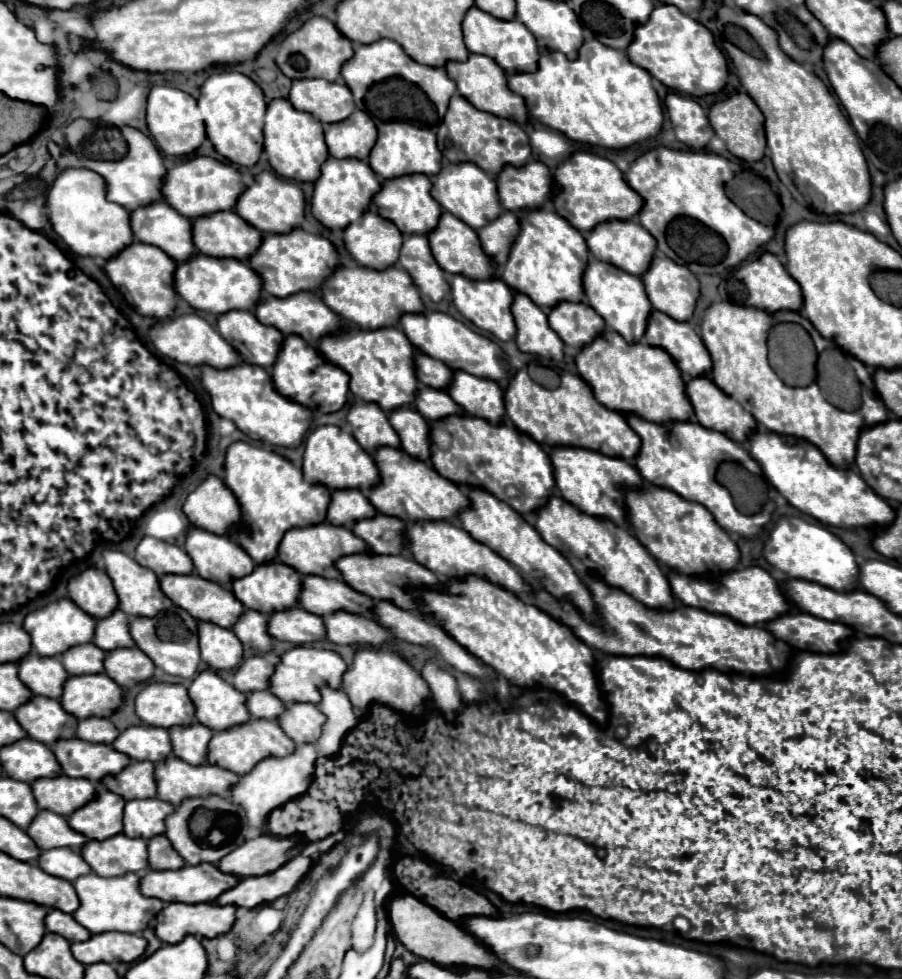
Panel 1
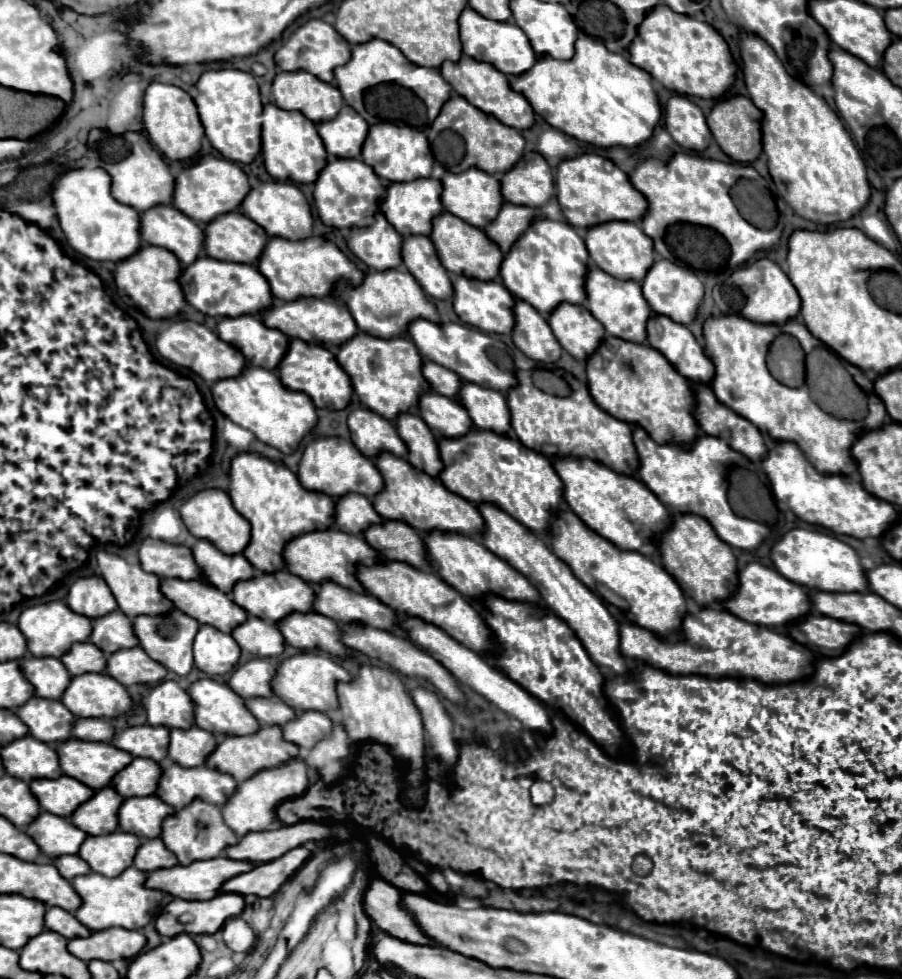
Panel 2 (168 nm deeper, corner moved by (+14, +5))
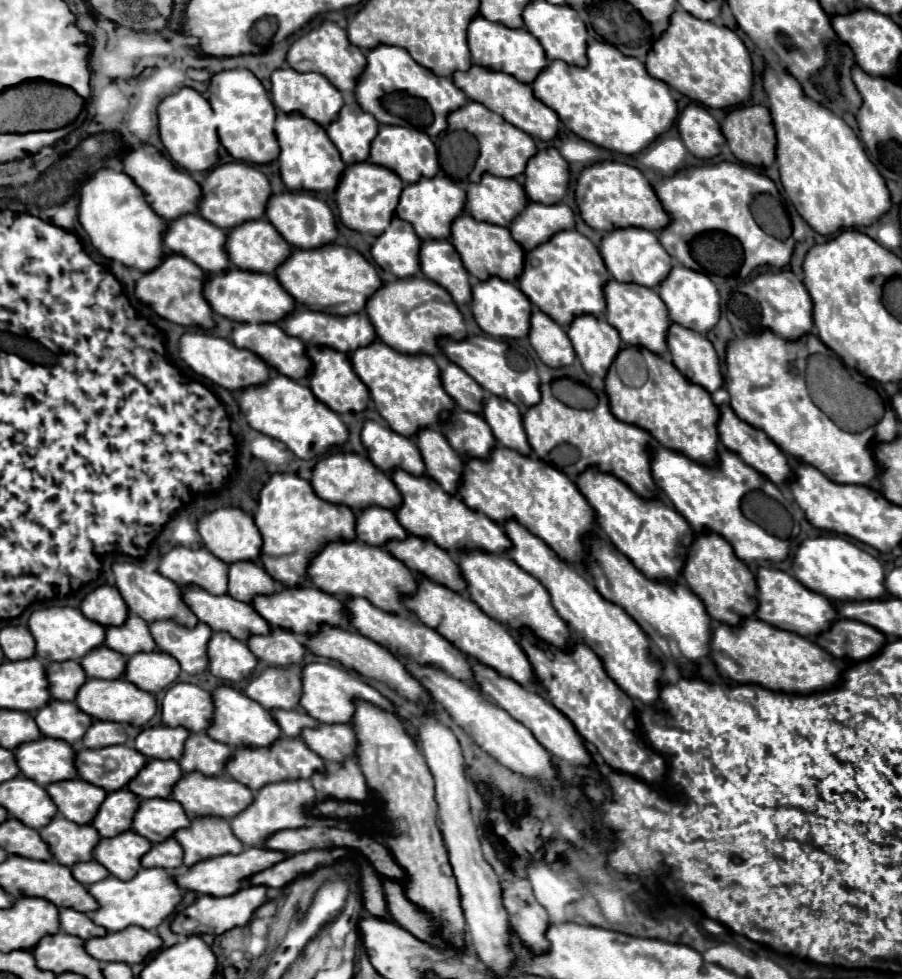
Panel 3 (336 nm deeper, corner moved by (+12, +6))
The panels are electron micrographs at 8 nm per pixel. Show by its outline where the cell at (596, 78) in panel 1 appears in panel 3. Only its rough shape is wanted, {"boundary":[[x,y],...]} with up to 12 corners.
{"boundary":[[598,40],[532,90],[576,136],[620,154],[668,132],[678,104]]}

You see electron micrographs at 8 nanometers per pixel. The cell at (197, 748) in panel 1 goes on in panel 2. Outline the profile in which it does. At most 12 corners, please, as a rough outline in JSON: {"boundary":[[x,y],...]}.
{"boundary":[[192,725],[170,729],[168,757],[198,767],[214,735]]}

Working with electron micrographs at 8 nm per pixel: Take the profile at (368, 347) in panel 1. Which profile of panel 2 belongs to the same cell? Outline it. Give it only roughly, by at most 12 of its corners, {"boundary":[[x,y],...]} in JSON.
{"boundary":[[356,333],[336,361],[388,421],[430,389],[408,335]]}

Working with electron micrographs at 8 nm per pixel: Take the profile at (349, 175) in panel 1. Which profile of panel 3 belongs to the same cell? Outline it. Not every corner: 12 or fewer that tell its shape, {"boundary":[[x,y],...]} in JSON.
{"boundary":[[370,162],[348,166],[336,188],[340,220],[380,236],[404,182]]}

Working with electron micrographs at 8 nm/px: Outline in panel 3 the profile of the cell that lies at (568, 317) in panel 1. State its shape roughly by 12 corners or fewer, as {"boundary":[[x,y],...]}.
{"boundary":[[586,314],[568,336],[586,374],[604,378],[622,344]]}

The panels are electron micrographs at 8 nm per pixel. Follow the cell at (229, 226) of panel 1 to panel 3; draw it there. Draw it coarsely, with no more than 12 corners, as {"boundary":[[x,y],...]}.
{"boundary":[[266,218],[236,226],[236,268],[274,274],[292,246]]}

